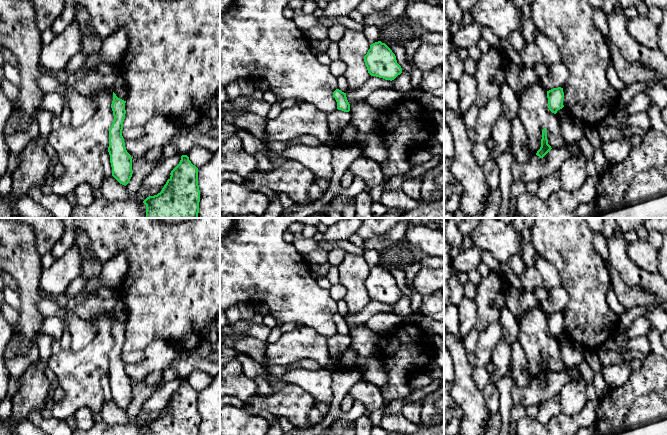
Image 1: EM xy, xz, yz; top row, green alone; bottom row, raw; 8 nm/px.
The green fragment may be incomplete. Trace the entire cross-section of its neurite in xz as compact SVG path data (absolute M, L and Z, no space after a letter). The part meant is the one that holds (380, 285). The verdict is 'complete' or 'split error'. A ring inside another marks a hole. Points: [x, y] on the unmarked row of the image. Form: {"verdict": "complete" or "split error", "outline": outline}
{"verdict": "complete", "outline": "M381 265L370 269L370 273L364 280L364 286L371 300L392 305L402 297L395 278Z"}

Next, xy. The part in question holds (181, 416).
{"verdict": "complete", "outline": "M187 379L181 380L170 399L160 417L143 425L146 435L199 435L198 392Z"}

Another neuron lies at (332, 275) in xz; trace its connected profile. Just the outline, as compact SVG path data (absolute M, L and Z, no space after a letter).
M330 266L325 277L332 285L339 283L340 276L338 272L338 267Z

